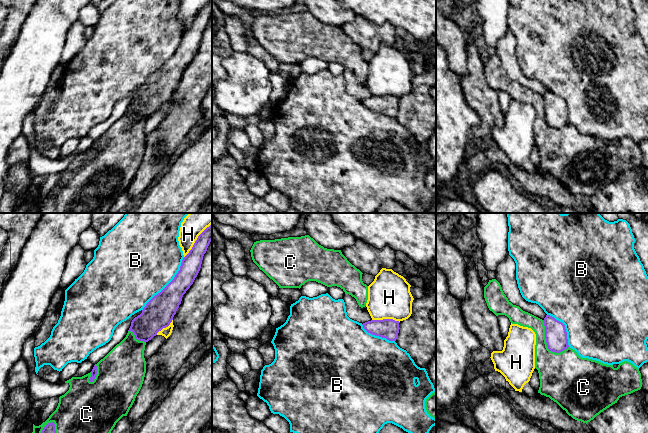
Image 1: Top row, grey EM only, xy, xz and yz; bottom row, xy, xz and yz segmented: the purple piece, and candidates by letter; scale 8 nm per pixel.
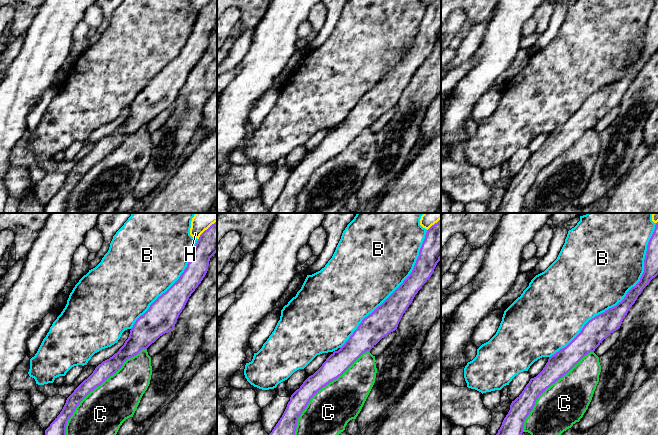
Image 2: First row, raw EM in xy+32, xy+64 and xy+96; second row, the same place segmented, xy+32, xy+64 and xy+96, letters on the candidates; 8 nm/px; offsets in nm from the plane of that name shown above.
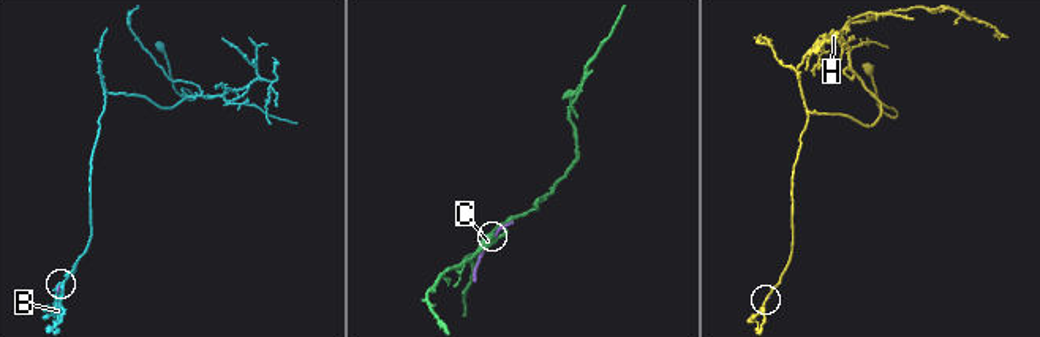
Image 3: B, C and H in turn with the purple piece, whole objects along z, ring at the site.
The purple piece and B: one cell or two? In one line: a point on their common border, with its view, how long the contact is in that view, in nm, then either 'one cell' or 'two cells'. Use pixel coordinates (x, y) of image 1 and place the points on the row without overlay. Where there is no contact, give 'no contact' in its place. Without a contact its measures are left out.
xy (168, 60) | 550 nm | one cell

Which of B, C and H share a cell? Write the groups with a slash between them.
B / C / H

